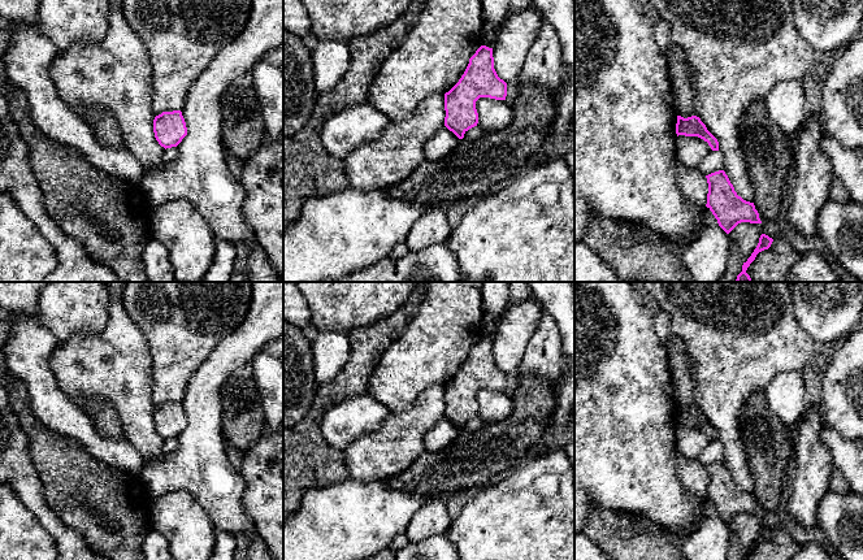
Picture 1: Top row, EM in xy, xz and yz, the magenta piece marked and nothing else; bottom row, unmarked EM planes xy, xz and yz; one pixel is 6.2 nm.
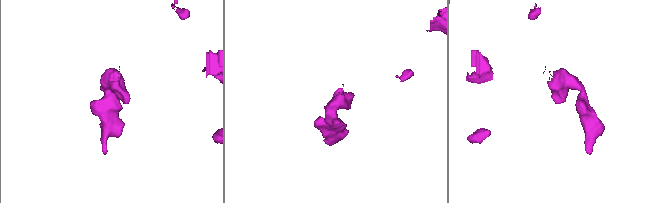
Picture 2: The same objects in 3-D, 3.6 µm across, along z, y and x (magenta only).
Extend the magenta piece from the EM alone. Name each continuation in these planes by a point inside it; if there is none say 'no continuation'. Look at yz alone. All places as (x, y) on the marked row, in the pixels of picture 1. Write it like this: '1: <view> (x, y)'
no continuation

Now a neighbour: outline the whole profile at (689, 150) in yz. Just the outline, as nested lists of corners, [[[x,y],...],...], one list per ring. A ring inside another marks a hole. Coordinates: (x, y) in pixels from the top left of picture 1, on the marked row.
[[[678,135],[675,147],[676,162],[686,169],[698,168],[702,159],[712,151],[708,143],[698,136]]]

